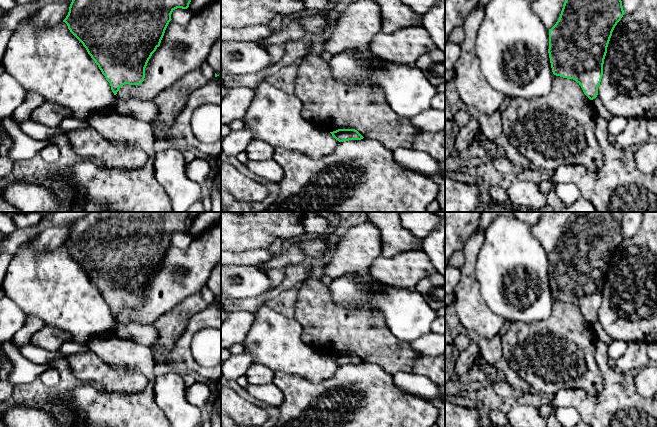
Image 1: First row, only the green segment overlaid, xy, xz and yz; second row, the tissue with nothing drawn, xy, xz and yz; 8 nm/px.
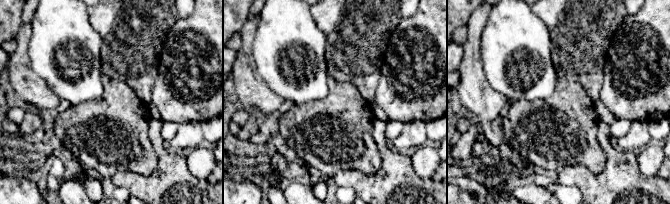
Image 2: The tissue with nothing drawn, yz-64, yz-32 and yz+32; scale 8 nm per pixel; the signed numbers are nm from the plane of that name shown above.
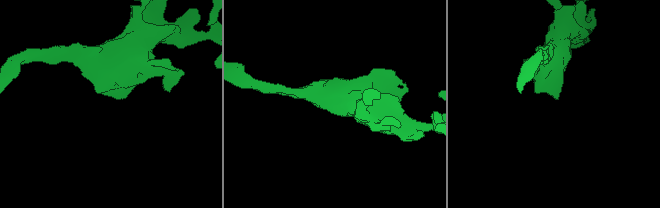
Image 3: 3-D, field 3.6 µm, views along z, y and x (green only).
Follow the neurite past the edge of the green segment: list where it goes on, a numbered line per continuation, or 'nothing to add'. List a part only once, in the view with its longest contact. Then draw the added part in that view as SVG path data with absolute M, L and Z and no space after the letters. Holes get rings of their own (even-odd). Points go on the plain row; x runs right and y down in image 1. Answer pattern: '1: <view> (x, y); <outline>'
nothing to add

